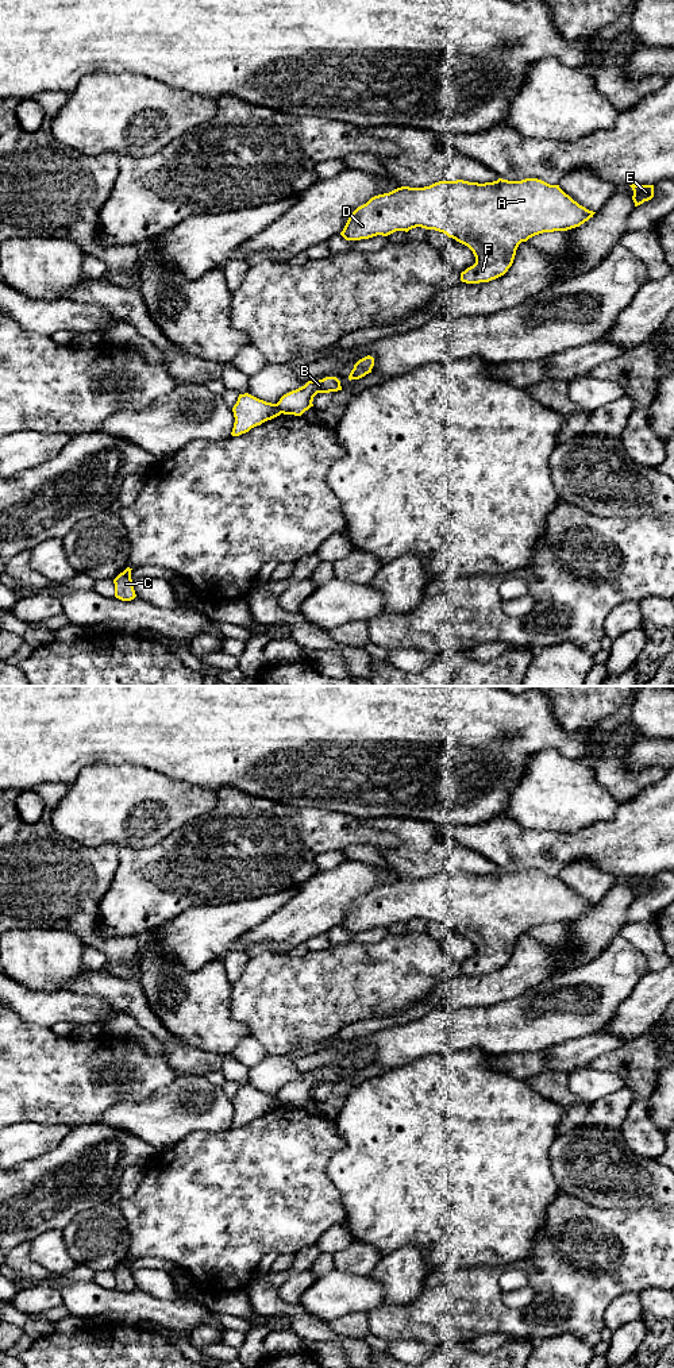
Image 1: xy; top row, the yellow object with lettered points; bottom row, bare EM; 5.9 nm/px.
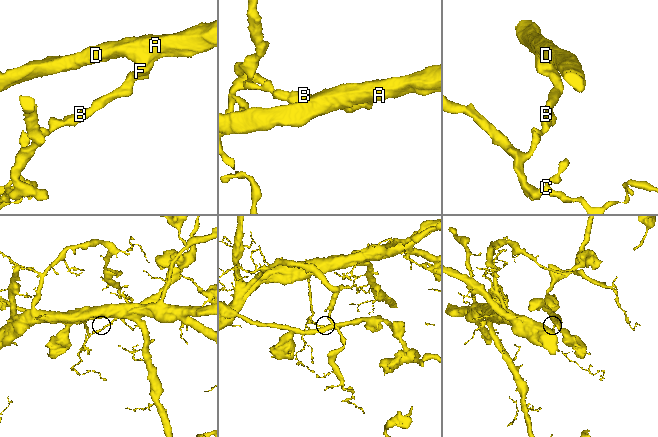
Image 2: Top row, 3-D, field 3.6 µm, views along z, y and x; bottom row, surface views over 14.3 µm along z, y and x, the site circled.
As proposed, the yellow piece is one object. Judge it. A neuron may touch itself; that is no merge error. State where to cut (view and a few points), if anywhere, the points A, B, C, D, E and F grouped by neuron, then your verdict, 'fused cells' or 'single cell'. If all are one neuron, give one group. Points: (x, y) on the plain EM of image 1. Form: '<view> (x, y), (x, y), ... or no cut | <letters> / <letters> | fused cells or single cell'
xy (276, 1095), (281, 1103) | A B D E F / C | fused cells

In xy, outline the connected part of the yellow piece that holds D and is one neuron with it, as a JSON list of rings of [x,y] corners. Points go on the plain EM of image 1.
[[[498,870],[485,875],[439,872],[424,879],[401,878],[371,889],[350,906],[340,926],[346,932],[361,932],[377,926],[388,928],[396,922],[408,924],[416,918],[443,924],[467,937],[475,948],[475,955],[461,964],[461,972],[479,975],[504,967],[512,957],[521,933],[543,924],[579,918],[594,905],[574,893],[559,876],[550,876],[538,870]]]

